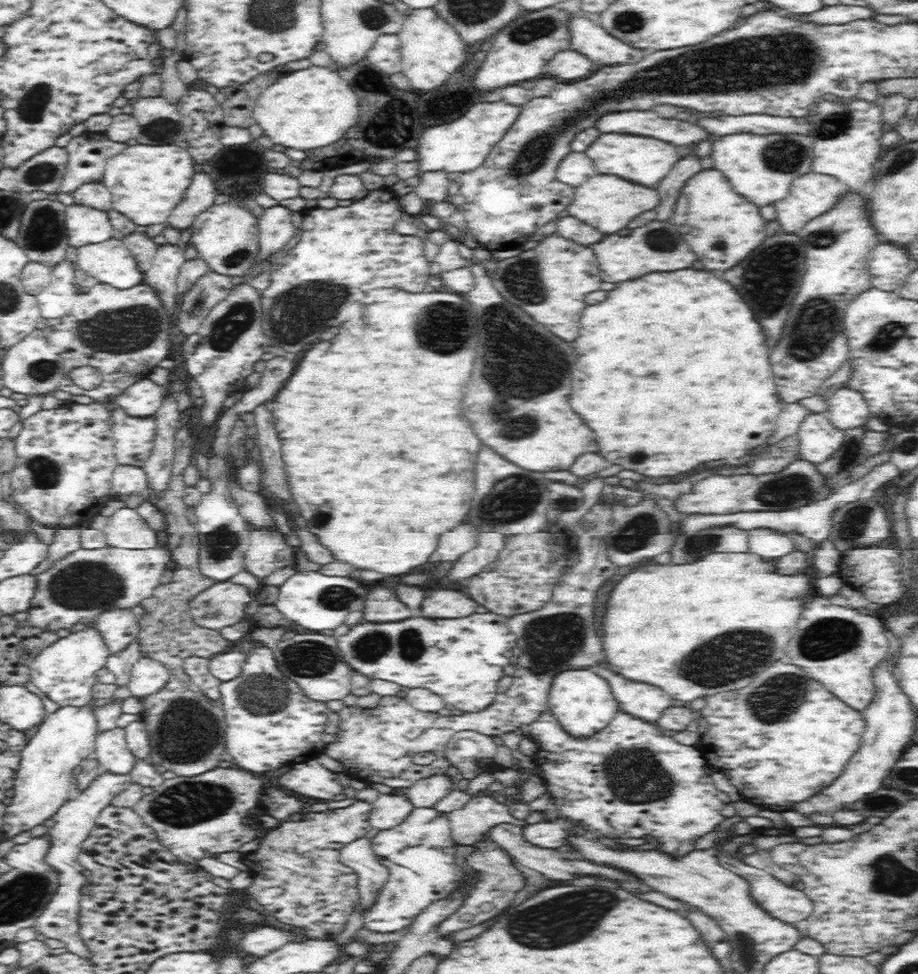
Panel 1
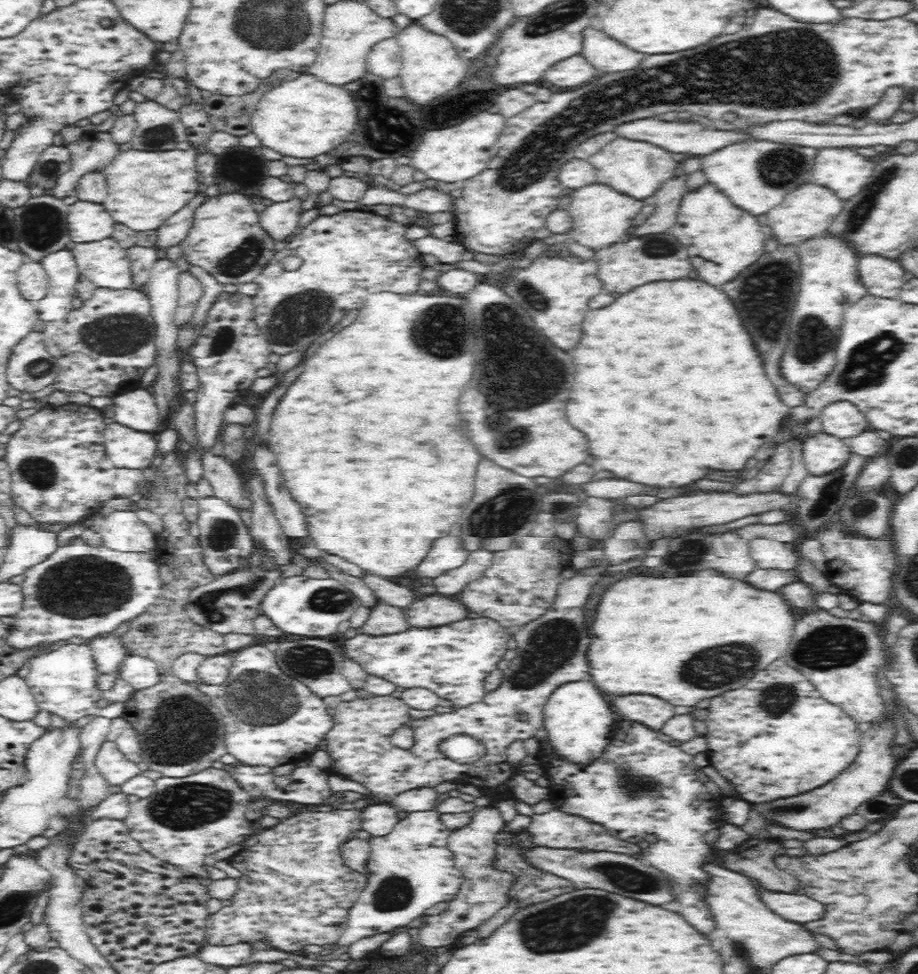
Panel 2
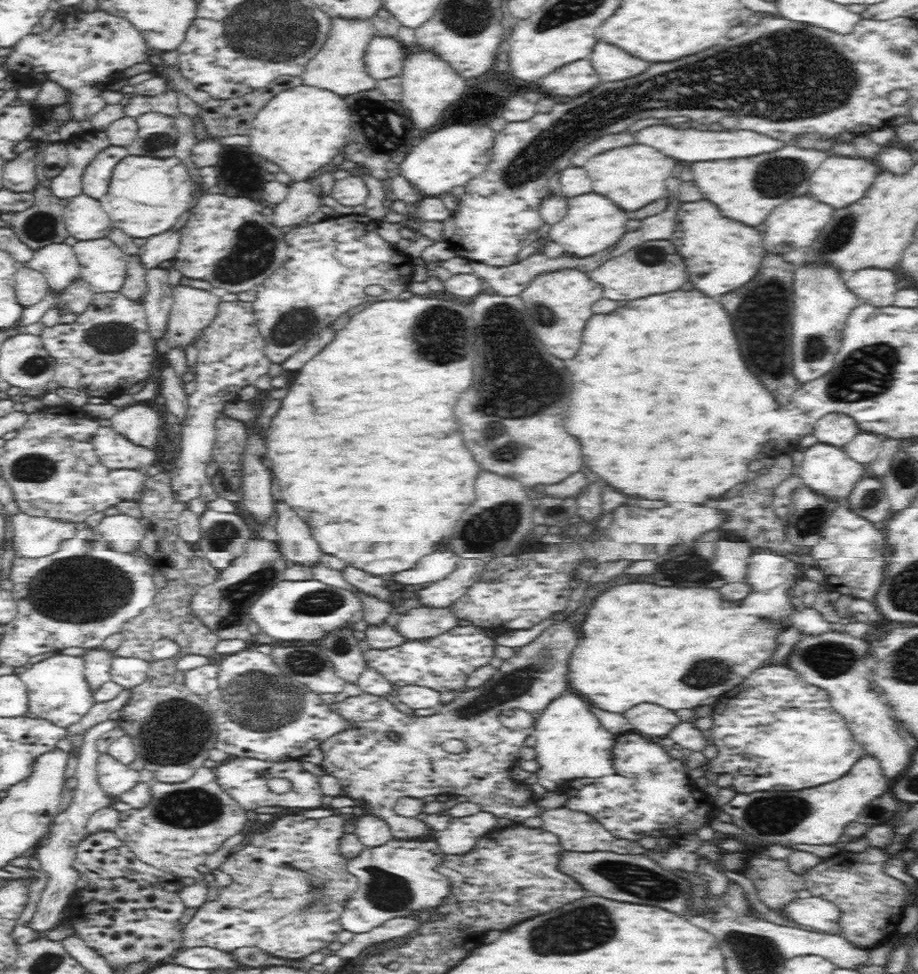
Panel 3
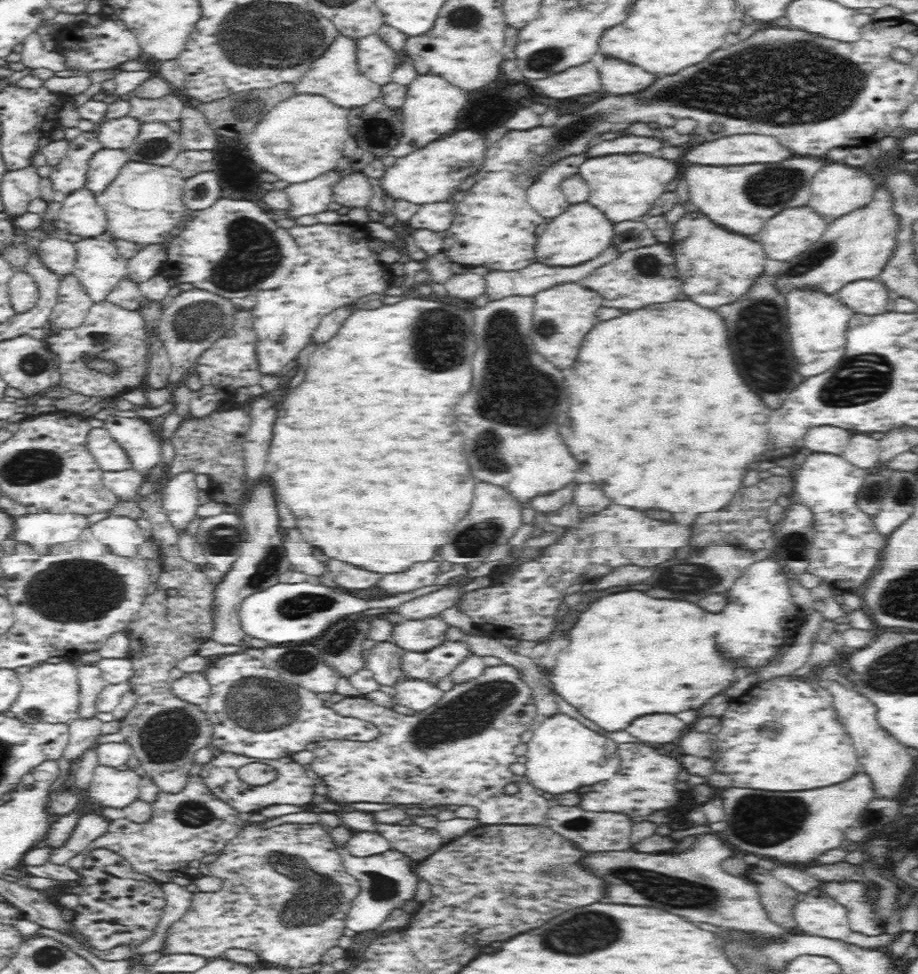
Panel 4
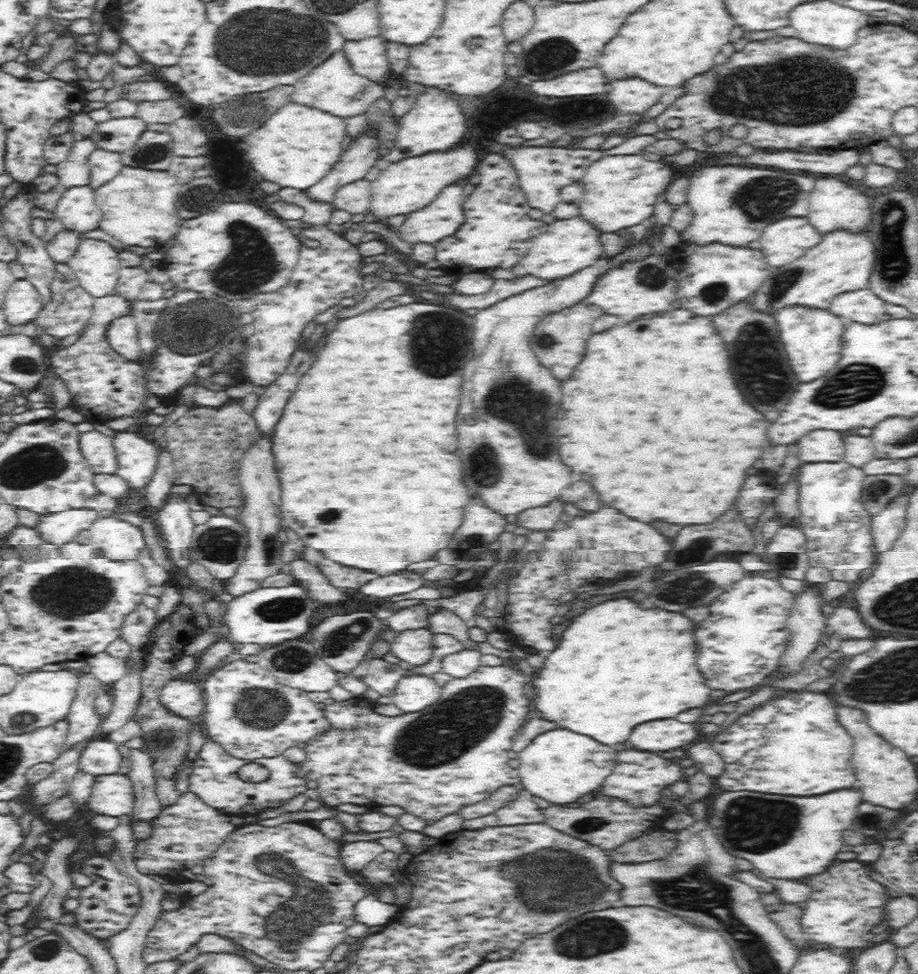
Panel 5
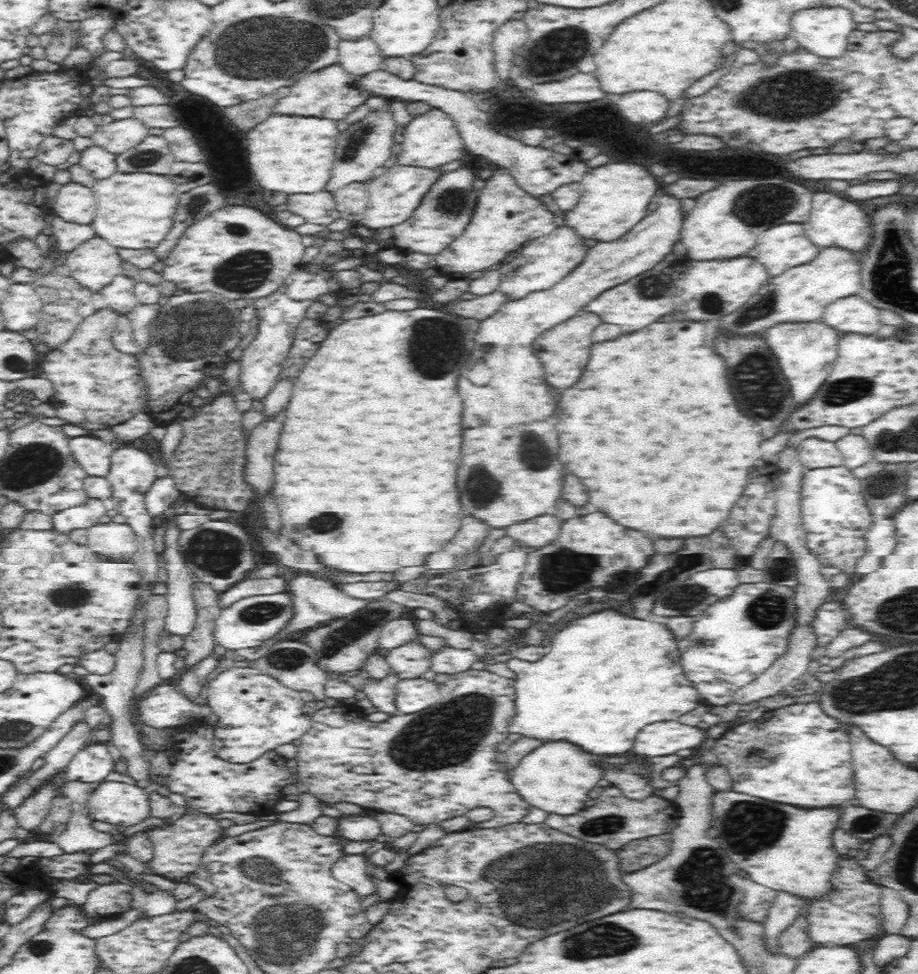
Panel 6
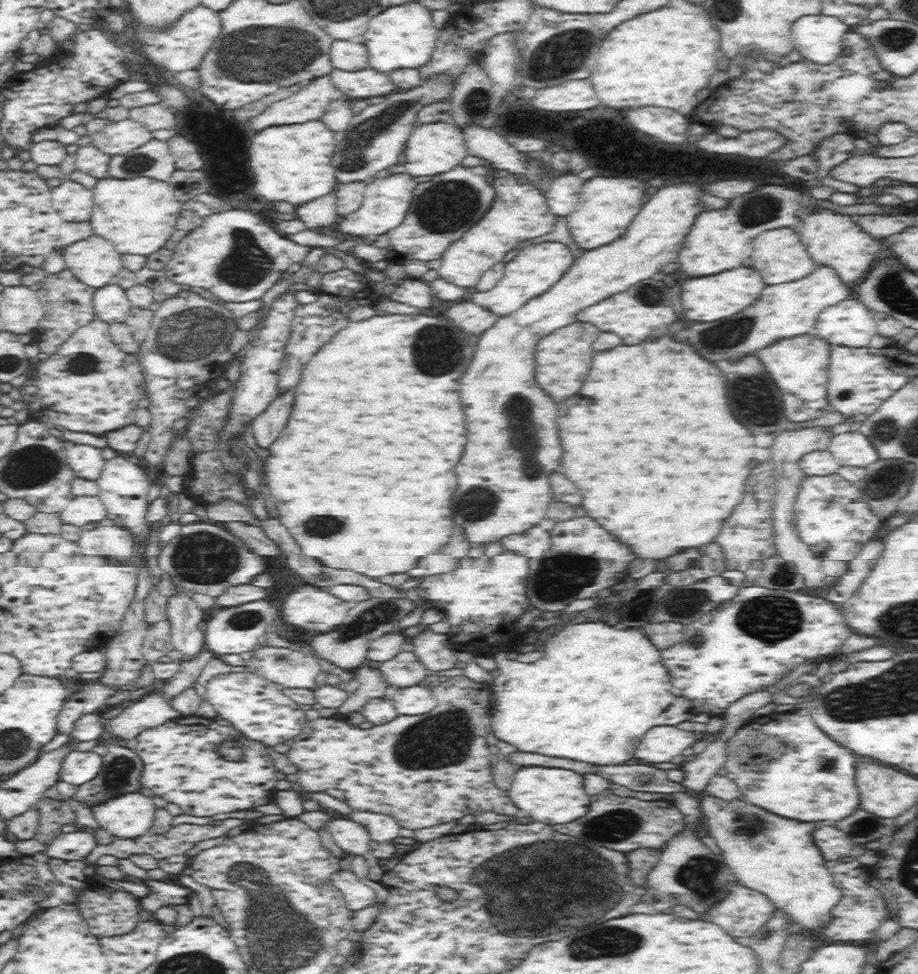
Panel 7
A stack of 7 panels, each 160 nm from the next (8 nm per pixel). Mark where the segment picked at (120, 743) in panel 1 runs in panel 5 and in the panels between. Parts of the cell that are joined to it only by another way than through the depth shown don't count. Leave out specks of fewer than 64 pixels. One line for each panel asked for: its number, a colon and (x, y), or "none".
2: (113, 765)
3: (115, 778)
4: (111, 788)
5: (113, 795)

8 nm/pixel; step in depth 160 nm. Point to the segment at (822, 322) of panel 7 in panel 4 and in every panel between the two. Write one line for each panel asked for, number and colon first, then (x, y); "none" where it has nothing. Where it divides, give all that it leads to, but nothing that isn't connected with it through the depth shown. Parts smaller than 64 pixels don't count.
4: (868, 298)
5: (861, 306)
6: (853, 315)

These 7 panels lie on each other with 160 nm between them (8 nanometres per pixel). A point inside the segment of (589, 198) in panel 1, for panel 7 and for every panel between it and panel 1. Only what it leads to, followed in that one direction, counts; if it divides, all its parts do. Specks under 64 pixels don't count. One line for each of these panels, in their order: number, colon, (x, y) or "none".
2: (600, 217)
3: (592, 223)
4: (581, 233)
5: (566, 246)
6: (543, 262)
7: (535, 269)

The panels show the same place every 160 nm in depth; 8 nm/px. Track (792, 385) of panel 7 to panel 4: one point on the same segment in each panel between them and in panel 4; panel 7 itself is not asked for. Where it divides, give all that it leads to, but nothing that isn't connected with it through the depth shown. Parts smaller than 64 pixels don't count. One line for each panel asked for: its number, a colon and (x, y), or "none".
4: (817, 324)
5: (812, 339)
6: (805, 353)

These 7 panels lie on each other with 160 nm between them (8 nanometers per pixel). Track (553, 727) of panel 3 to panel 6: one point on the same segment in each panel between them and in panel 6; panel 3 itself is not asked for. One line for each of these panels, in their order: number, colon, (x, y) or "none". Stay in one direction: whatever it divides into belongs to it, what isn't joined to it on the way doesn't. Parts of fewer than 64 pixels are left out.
4: (563, 755)
5: (559, 766)
6: (556, 777)

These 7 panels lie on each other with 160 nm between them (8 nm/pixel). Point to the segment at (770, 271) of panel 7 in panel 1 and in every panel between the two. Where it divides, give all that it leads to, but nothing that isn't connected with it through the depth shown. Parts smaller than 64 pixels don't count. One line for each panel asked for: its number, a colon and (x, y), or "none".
1: (812, 195)
2: (806, 213)
3: (796, 224)
4: (783, 237)
5: (789, 239)
6: (783, 247)

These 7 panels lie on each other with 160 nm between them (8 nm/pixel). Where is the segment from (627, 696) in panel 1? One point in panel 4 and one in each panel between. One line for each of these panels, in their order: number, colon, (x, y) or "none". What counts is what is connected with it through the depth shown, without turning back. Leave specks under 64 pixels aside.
2: (653, 713)
3: (652, 721)
4: (653, 730)

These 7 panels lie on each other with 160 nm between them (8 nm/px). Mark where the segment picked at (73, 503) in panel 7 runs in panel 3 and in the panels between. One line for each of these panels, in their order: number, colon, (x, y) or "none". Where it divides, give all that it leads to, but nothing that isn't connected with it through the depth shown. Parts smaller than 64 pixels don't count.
3: (34, 537)
4: (43, 530)
5: (61, 527)
6: (88, 514)

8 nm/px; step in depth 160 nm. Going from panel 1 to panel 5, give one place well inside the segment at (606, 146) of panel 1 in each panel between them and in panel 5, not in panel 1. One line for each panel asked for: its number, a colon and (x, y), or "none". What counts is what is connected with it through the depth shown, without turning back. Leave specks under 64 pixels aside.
2: (634, 169)
3: (632, 177)
4: (623, 187)
5: (620, 191)

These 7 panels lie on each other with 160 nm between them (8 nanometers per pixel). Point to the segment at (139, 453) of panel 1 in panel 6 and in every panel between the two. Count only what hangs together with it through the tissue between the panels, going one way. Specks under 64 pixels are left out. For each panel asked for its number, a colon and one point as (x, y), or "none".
2: (125, 448)
3: (115, 452)
4: (107, 453)
5: (98, 449)
6: (93, 455)

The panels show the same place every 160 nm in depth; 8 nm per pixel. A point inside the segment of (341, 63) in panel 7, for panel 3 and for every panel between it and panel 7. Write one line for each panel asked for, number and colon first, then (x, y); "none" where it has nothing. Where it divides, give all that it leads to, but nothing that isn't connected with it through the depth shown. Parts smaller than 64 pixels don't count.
3: (383, 58)
4: (375, 59)
5: (368, 57)
6: (357, 57)

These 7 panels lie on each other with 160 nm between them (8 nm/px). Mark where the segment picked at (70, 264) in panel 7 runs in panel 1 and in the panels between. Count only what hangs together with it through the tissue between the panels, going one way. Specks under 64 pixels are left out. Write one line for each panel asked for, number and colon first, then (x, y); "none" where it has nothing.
1: (110, 262)
2: (104, 263)
3: (103, 265)
4: (99, 268)
5: (96, 264)
6: (95, 263)

